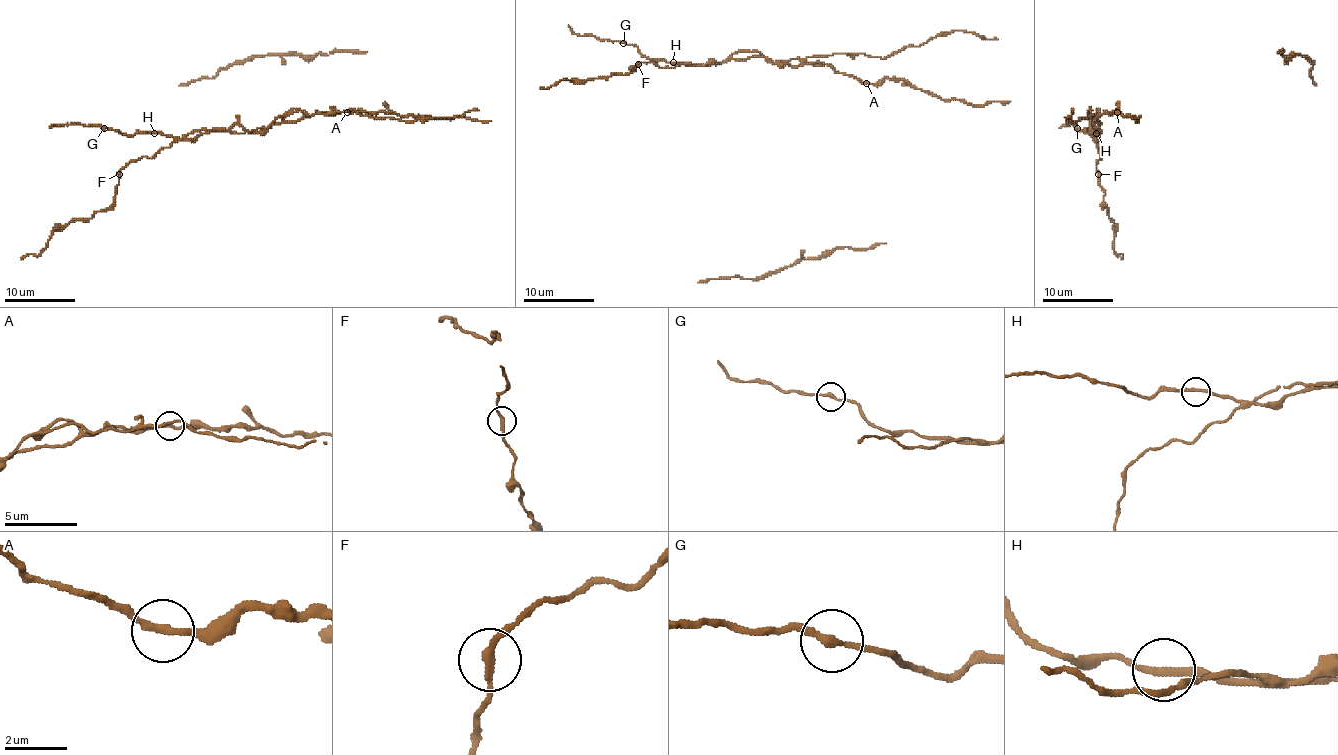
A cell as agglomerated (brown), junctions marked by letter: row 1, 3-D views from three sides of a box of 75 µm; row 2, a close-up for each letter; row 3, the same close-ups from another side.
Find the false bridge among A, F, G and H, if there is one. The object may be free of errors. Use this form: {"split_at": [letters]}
{"split_at": []}

